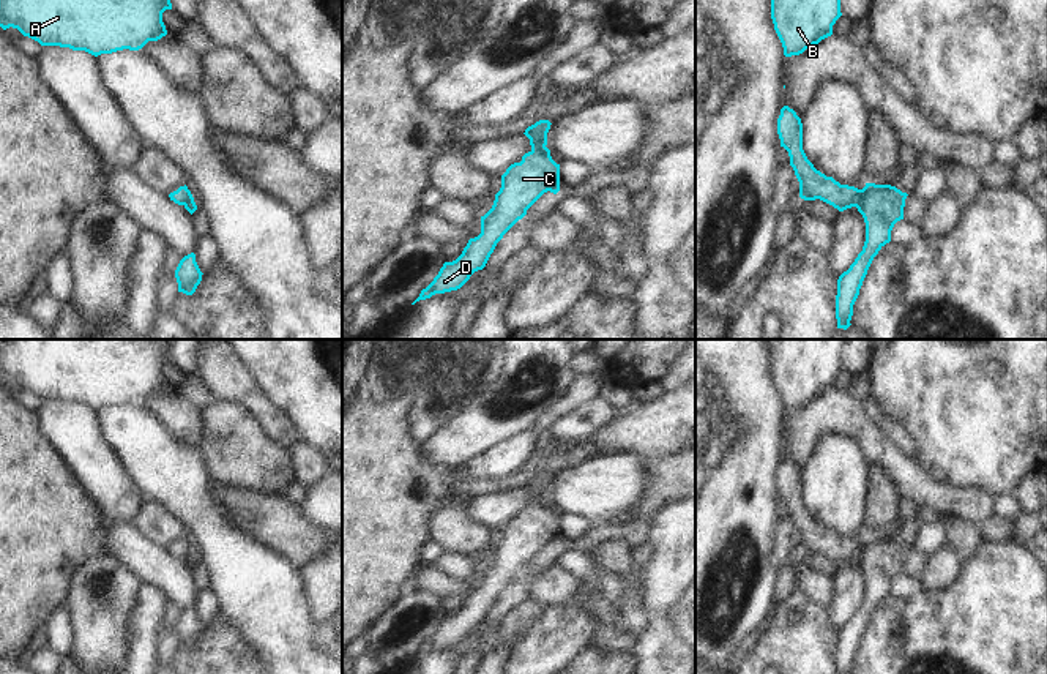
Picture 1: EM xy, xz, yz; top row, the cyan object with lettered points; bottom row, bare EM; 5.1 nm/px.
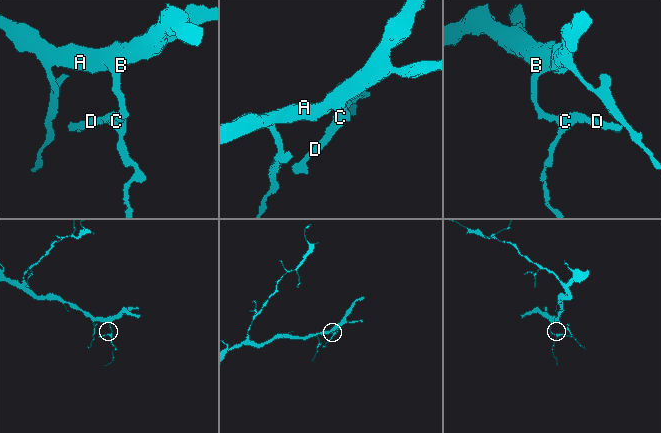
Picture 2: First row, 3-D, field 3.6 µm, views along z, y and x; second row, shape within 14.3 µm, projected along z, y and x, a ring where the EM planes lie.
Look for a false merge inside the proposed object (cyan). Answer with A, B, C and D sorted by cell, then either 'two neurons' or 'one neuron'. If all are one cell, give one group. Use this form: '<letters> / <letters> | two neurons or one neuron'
A B C D | one neuron

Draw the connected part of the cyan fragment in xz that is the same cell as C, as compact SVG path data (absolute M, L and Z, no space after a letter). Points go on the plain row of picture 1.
M539 474L525 483L531 504L501 529L501 541L495 548L494 559L481 570L481 587L468 593L456 614L443 617L412 658L435 647L460 642L475 625L486 620L497 597L544 546L560 545L560 518L552 513L546 500L550 478L549 474Z

